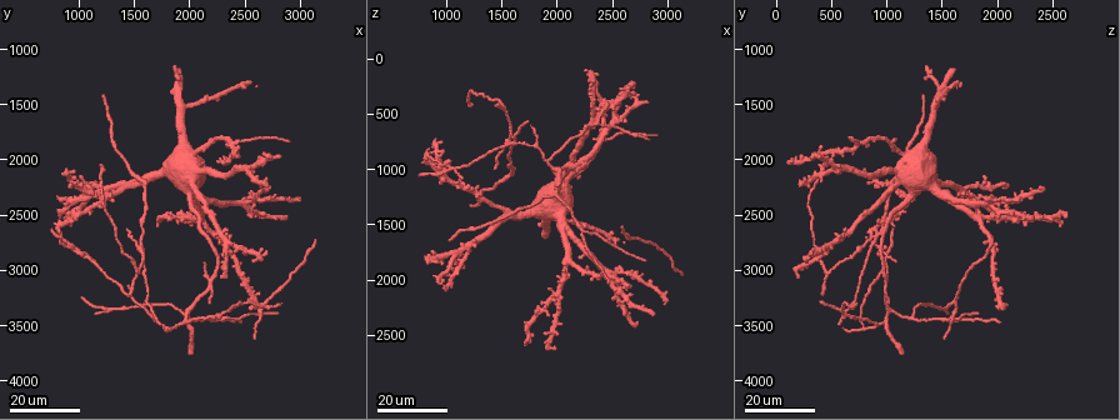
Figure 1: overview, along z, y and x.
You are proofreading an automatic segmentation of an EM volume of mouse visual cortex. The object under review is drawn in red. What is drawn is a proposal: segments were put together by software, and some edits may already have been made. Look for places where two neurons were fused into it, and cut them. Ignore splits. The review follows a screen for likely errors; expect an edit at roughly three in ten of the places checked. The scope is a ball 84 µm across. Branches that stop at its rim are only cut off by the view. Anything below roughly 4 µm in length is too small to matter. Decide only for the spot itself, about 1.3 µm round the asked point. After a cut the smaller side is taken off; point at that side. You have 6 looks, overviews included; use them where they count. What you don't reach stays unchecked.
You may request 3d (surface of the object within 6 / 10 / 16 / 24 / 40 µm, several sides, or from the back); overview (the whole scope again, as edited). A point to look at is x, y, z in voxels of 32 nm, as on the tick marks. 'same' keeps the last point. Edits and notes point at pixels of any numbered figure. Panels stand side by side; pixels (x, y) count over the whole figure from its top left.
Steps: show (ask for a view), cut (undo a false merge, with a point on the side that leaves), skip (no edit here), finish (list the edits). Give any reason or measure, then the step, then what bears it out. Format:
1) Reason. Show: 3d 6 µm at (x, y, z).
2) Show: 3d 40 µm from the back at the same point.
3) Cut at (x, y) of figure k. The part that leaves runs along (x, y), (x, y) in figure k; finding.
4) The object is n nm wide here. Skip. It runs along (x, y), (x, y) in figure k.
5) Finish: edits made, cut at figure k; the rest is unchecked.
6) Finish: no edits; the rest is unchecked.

Two arms in line, one across. Show: 3d 24 µm at (2220, 3440, 1560).

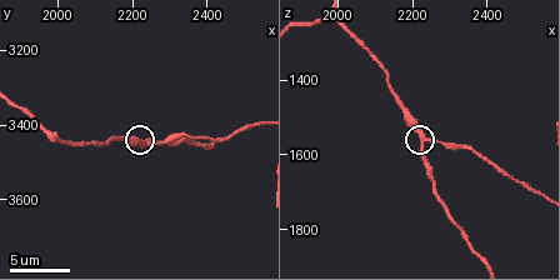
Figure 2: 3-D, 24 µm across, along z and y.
Show: 3d 10 µm at (2230, 3450, 1560).

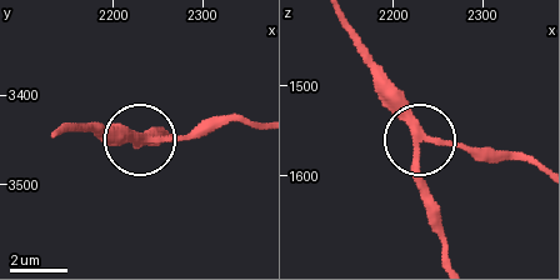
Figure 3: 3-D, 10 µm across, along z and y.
Closer look. Show: 3d 6 µm at (2230, 3450, 1560).

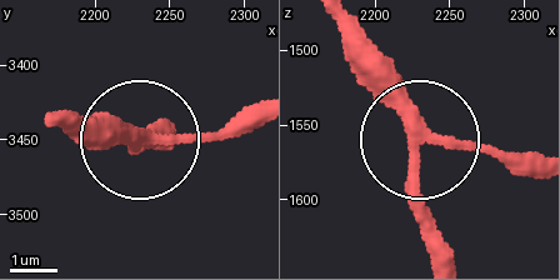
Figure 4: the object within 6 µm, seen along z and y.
The side arm is 19 µm long. Skip. It runs along (338, 26), (354, 61), (421, 134), (414, 205), (429, 253) in figure 4; continuous, no second neuron.

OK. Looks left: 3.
Three-way junction. Show: 3d 16 µm at (1900, 3480, 920).

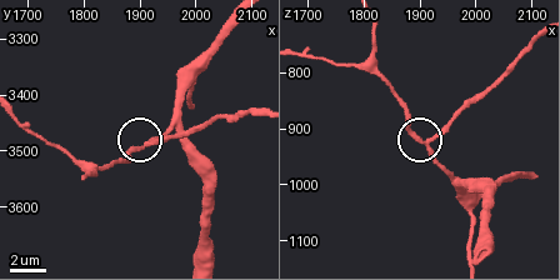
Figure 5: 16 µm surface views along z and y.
Closer look. Show: 3d 6 µm at (1925, 3485, 920).

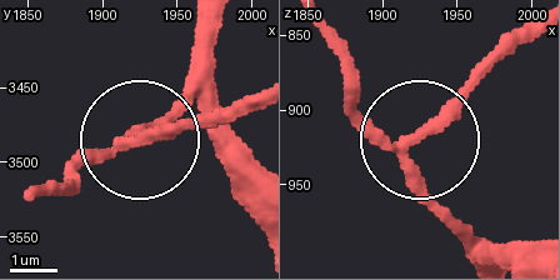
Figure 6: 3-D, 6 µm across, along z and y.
The object is 220 nm wide here. Cut at (174, 126) of figure 6. The part that leaves runs along (128, 146), (254, 108) in figure 6; a second neuron is stuck on.

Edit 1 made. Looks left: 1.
Finish: edits made, cut at figure 6; the rest is unchecked.

